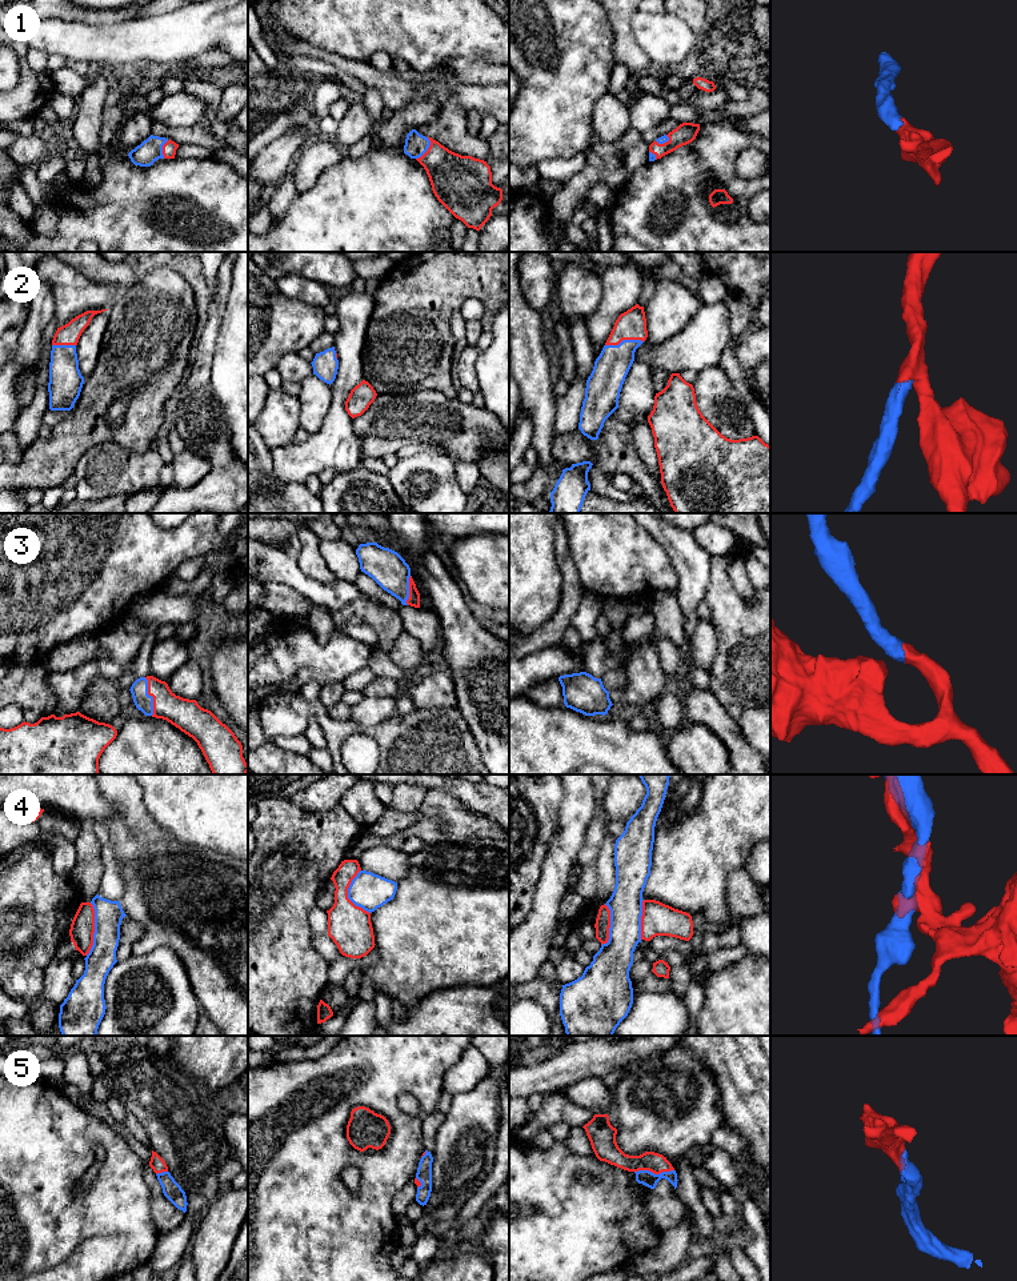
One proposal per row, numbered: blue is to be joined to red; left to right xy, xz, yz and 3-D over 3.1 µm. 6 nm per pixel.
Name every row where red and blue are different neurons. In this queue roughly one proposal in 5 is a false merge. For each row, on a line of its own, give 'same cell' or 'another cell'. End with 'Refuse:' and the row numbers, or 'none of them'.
1: same cell
2: same cell
3: same cell
4: another cell
5: same cell
Refuse: 4

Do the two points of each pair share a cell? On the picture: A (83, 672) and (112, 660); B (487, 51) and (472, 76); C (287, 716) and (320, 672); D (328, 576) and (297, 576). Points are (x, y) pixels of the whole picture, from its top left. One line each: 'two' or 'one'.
A: one
B: two
C: two
D: two

